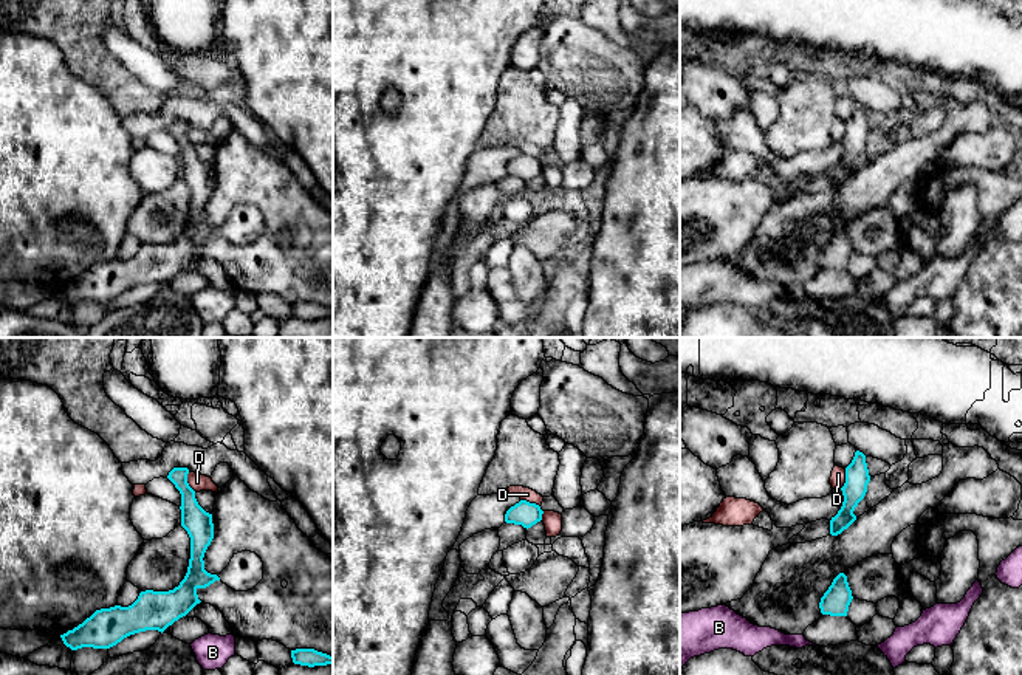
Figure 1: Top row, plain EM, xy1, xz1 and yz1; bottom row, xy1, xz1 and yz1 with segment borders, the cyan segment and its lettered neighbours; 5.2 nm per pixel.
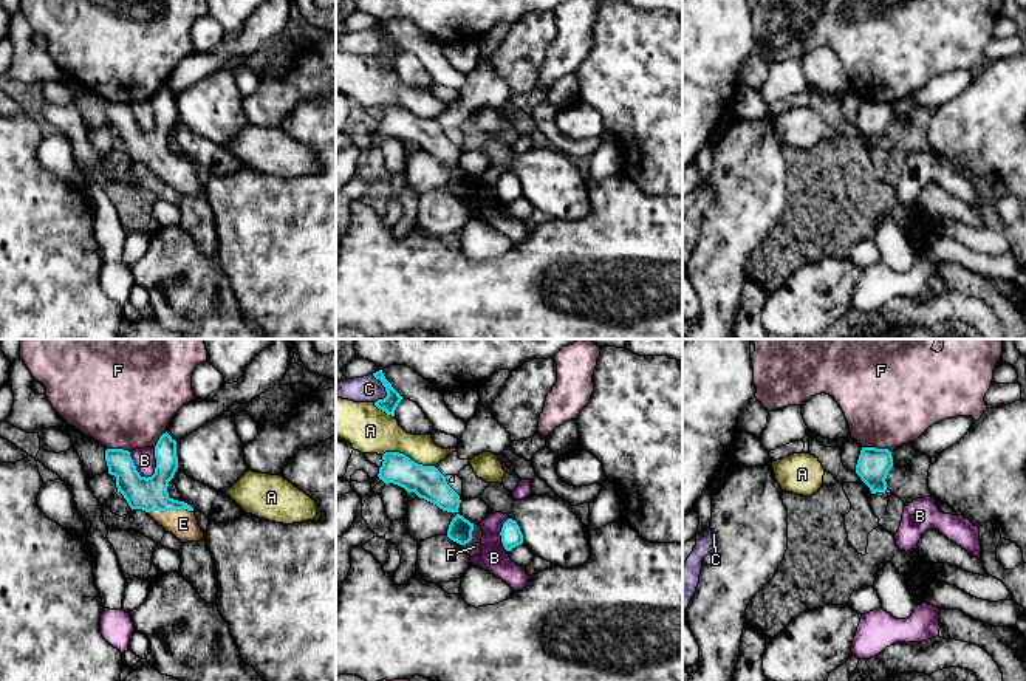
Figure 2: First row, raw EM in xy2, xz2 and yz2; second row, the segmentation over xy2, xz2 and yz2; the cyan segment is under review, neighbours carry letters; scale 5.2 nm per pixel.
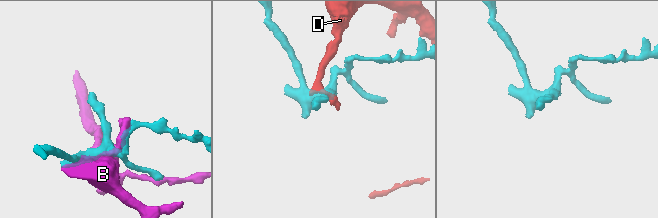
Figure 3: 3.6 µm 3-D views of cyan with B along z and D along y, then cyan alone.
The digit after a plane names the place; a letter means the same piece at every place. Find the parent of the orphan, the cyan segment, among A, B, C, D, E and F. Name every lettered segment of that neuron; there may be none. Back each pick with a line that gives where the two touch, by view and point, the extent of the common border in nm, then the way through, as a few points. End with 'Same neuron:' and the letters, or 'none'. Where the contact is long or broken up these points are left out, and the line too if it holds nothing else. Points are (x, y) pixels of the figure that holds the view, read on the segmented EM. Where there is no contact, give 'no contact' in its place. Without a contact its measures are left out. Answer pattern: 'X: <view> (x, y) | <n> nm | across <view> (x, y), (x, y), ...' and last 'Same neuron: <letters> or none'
E: xy2 (169, 509) | 240 nm | across xy2 (149, 494), (169, 509), (183, 523)
Same neuron: E

